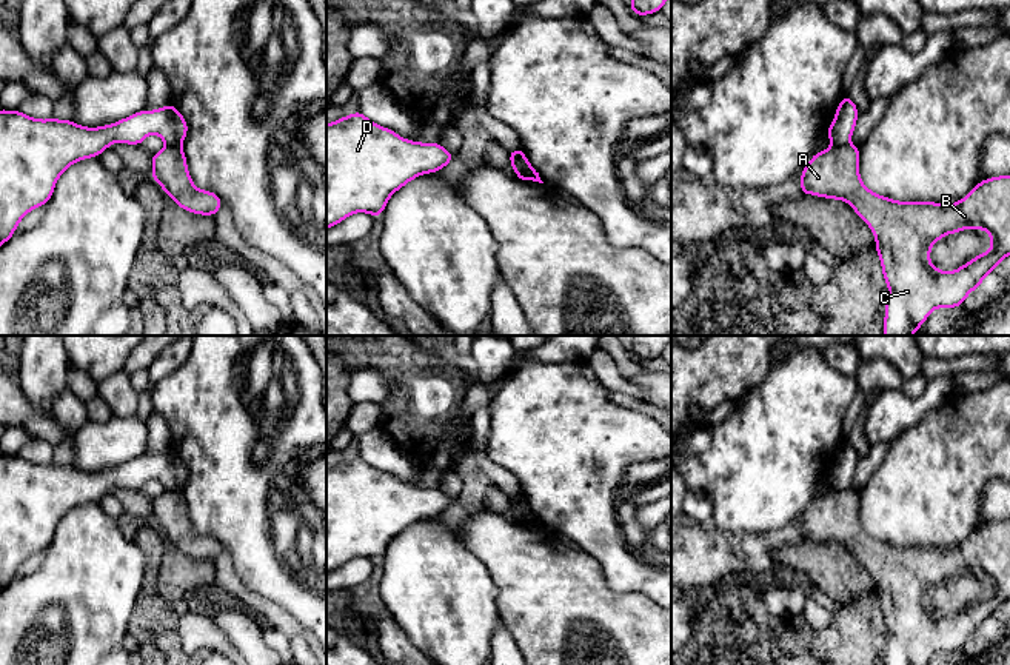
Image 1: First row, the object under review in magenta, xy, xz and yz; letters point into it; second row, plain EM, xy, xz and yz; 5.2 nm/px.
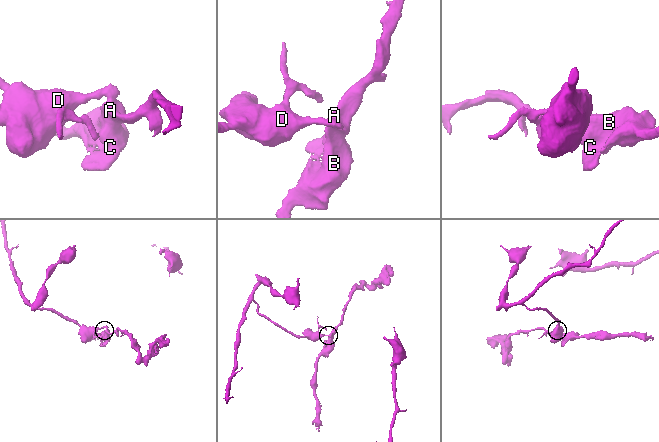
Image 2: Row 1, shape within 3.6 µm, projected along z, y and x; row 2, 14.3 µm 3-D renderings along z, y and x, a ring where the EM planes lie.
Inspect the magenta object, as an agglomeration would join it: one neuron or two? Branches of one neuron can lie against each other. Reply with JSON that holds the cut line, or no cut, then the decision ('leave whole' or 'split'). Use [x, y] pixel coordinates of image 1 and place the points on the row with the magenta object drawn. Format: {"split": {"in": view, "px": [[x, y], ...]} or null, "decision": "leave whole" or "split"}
{"split": {"in": "yz", "px": [[832, 143], [849, 145]]}, "decision": "split"}

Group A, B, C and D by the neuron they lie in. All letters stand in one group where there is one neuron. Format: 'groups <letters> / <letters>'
groups A B C / D

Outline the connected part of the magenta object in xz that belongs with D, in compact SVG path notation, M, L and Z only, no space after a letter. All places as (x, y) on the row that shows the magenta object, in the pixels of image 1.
M360 111L326 123L326 229L354 212L379 217L396 191L454 157L440 143L406 140Z

